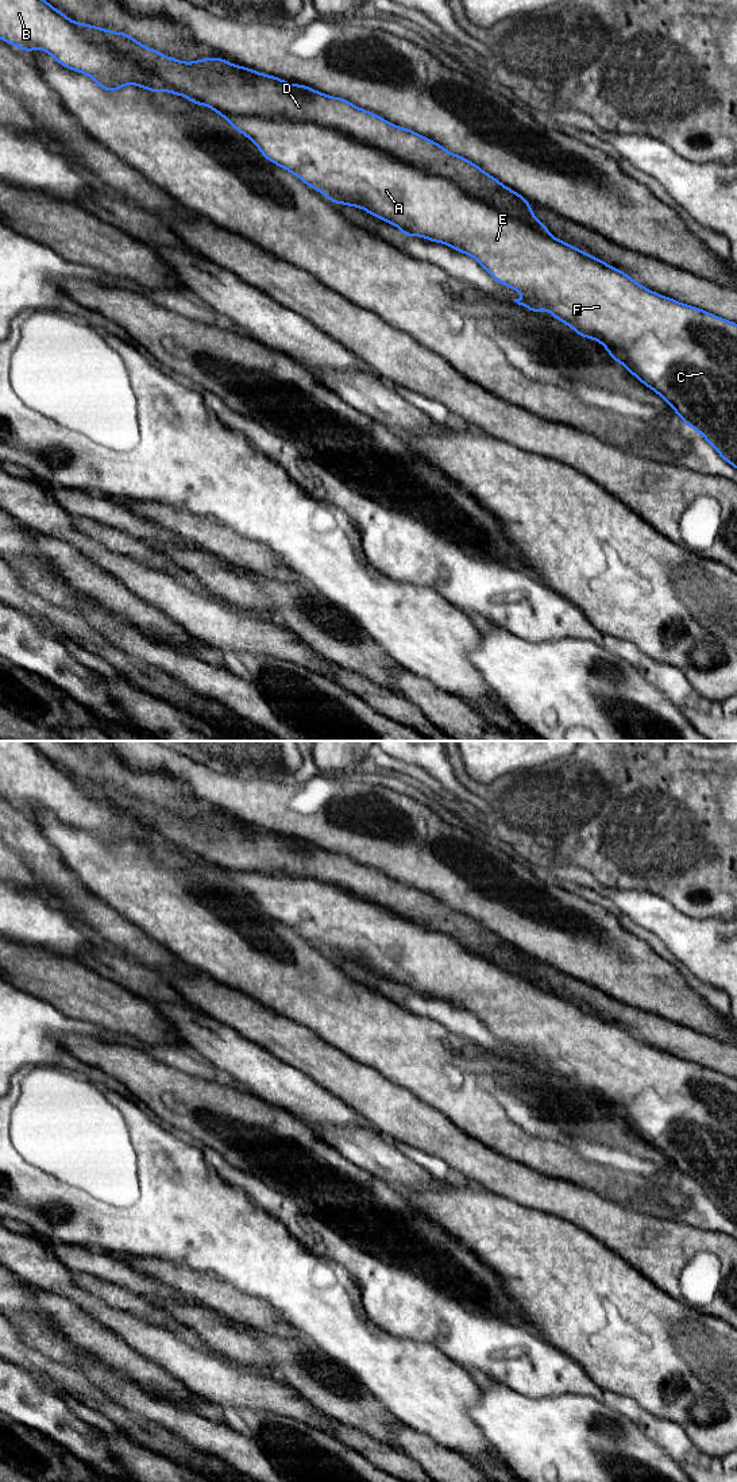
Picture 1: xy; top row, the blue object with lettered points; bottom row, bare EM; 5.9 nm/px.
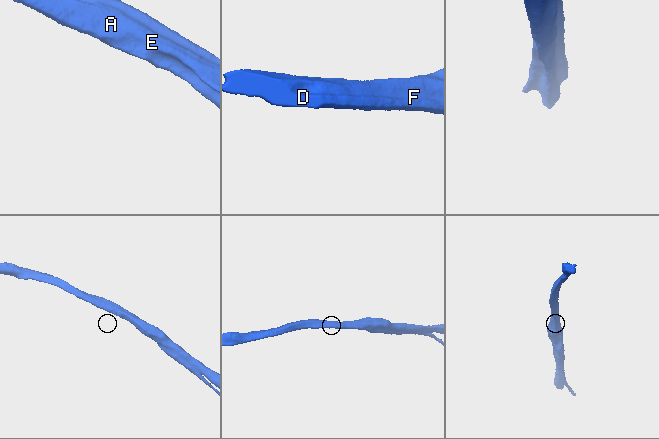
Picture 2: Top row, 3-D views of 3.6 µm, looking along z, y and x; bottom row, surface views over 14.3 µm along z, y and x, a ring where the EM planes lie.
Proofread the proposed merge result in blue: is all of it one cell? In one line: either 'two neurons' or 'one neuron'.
two neurons

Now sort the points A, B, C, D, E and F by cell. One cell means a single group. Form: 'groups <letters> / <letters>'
groups A B C E F / D

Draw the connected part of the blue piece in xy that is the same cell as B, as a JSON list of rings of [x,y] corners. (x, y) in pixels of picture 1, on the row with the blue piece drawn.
[[[0,0],[0,39],[23,49],[28,54],[34,49],[43,50],[59,65],[89,76],[99,86],[108,92],[115,92],[131,84],[150,92],[178,94],[186,97],[193,104],[204,105],[193,96],[177,92],[161,77],[138,66],[135,62],[117,55],[109,46],[94,43],[72,19],[46,0]]]

